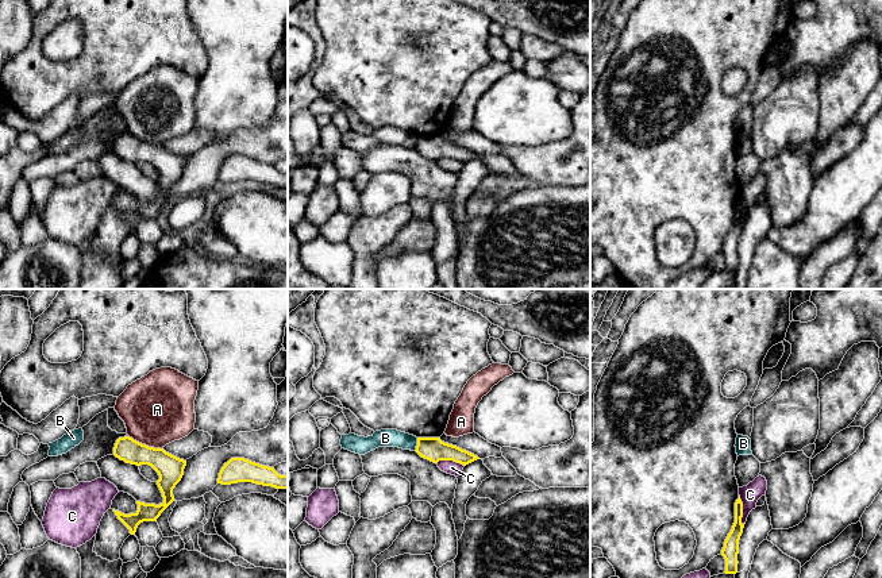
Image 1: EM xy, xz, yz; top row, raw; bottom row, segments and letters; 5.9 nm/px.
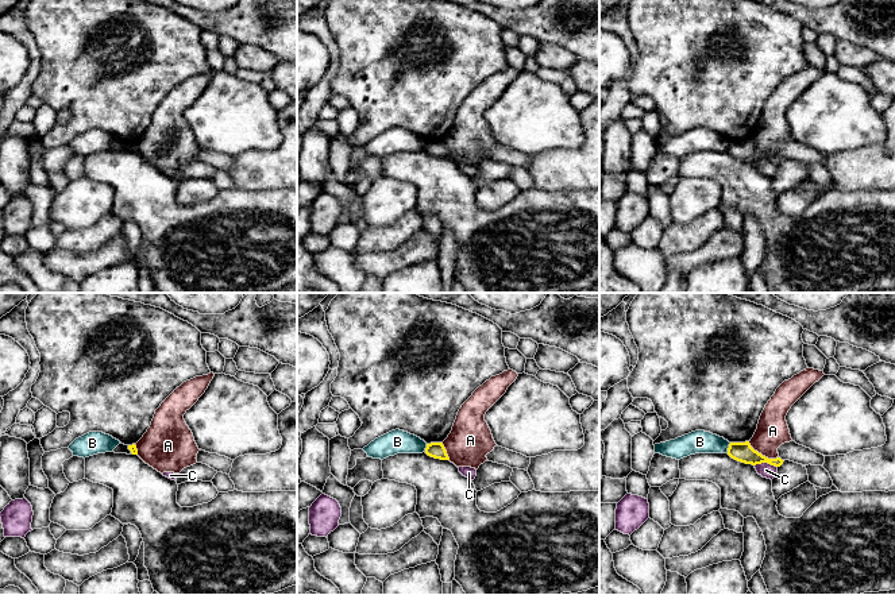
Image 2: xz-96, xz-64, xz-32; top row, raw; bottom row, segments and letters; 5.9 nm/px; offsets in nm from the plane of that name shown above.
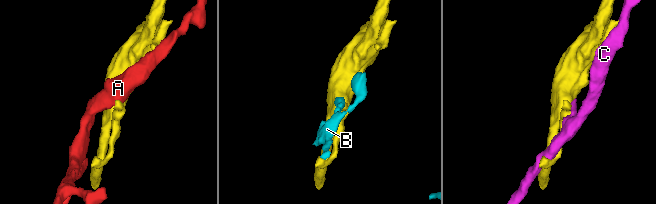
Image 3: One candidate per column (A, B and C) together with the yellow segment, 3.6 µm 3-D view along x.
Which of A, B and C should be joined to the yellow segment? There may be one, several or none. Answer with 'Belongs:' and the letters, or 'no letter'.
Belongs: no letter

